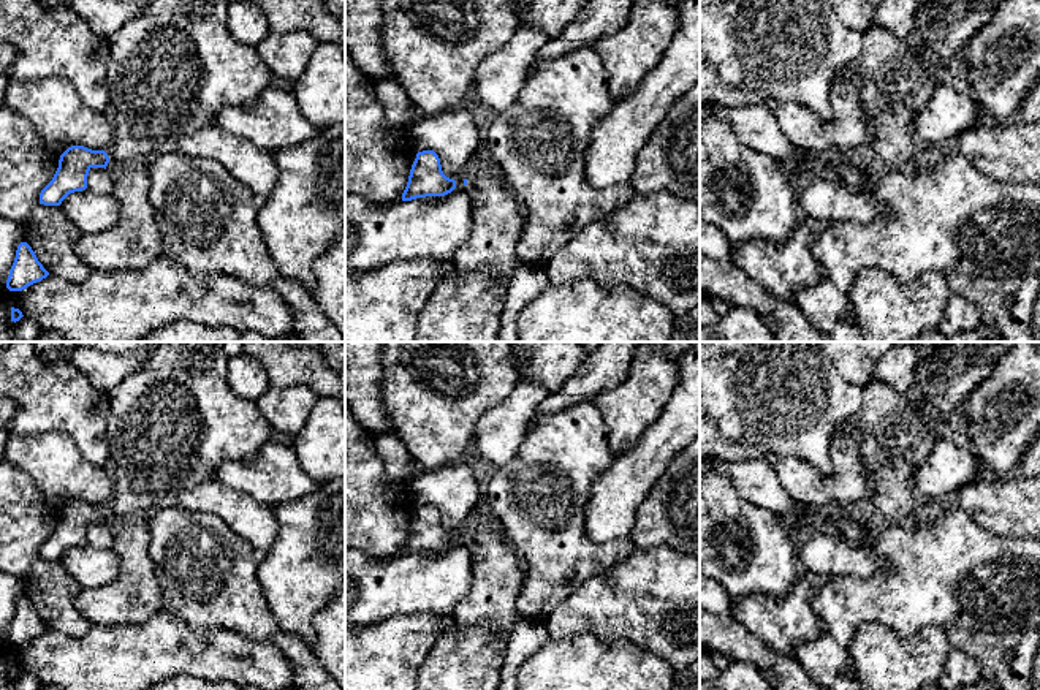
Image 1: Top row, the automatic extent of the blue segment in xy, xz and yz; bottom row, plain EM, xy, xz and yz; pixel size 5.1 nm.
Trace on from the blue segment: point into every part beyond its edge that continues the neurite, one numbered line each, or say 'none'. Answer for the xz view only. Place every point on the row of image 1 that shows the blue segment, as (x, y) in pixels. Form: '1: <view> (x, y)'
none

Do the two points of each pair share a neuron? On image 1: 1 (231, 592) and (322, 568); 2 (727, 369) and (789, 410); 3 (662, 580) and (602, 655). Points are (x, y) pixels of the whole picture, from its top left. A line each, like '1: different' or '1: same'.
1: different
2: same
3: different

